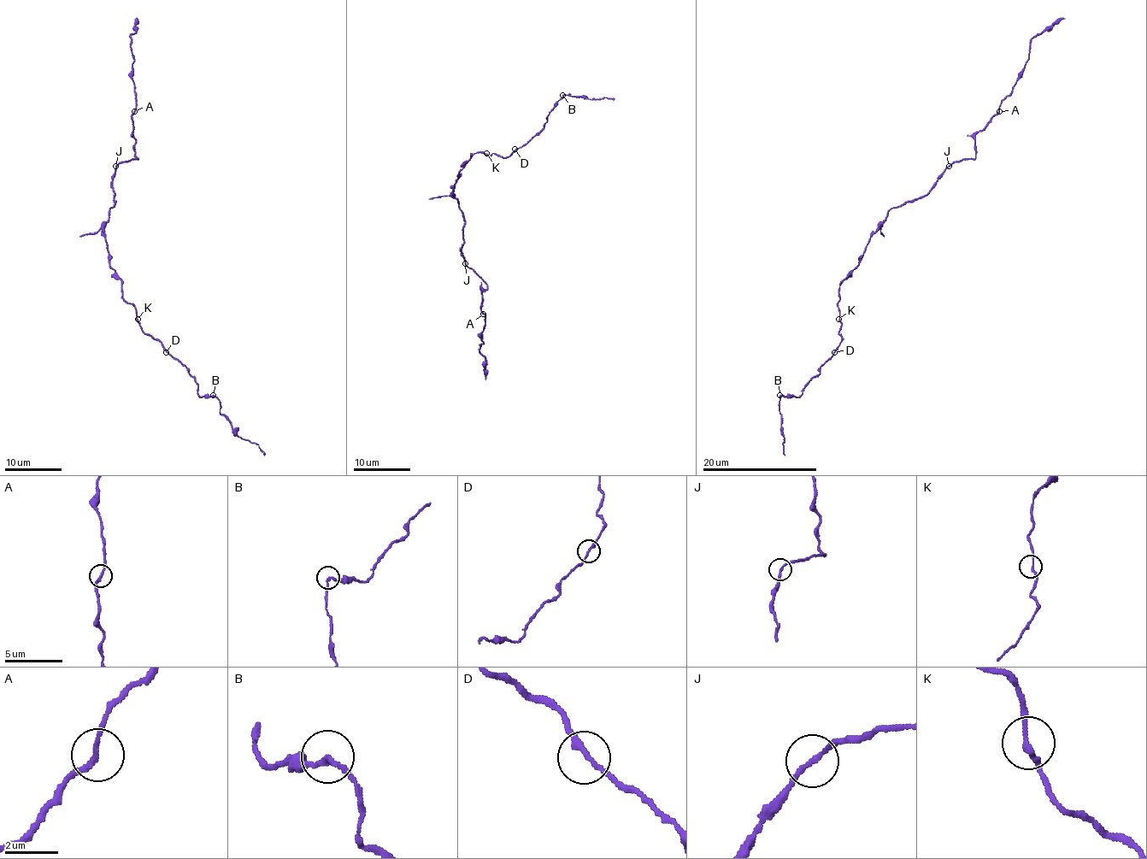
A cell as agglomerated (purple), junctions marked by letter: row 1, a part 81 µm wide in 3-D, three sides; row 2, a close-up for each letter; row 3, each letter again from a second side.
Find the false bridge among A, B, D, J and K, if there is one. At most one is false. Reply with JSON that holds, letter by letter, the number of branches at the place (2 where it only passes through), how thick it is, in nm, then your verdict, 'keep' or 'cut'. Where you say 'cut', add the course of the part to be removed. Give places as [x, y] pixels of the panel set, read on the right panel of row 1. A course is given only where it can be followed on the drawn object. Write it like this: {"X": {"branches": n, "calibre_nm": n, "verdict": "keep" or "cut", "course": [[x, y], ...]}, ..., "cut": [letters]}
{"A": {"branches": 2, "calibre_nm": 180, "verdict": "keep"}, "B": {"branches": 2, "calibre_nm": 180, "verdict": "keep"}, "D": {"branches": 2, "calibre_nm": 200, "verdict": "keep"}, "J": {"branches": 2, "calibre_nm": 180, "verdict": "keep"}, "K": {"branches": 2, "calibre_nm": 180, "verdict": "keep"}, "cut": []}

